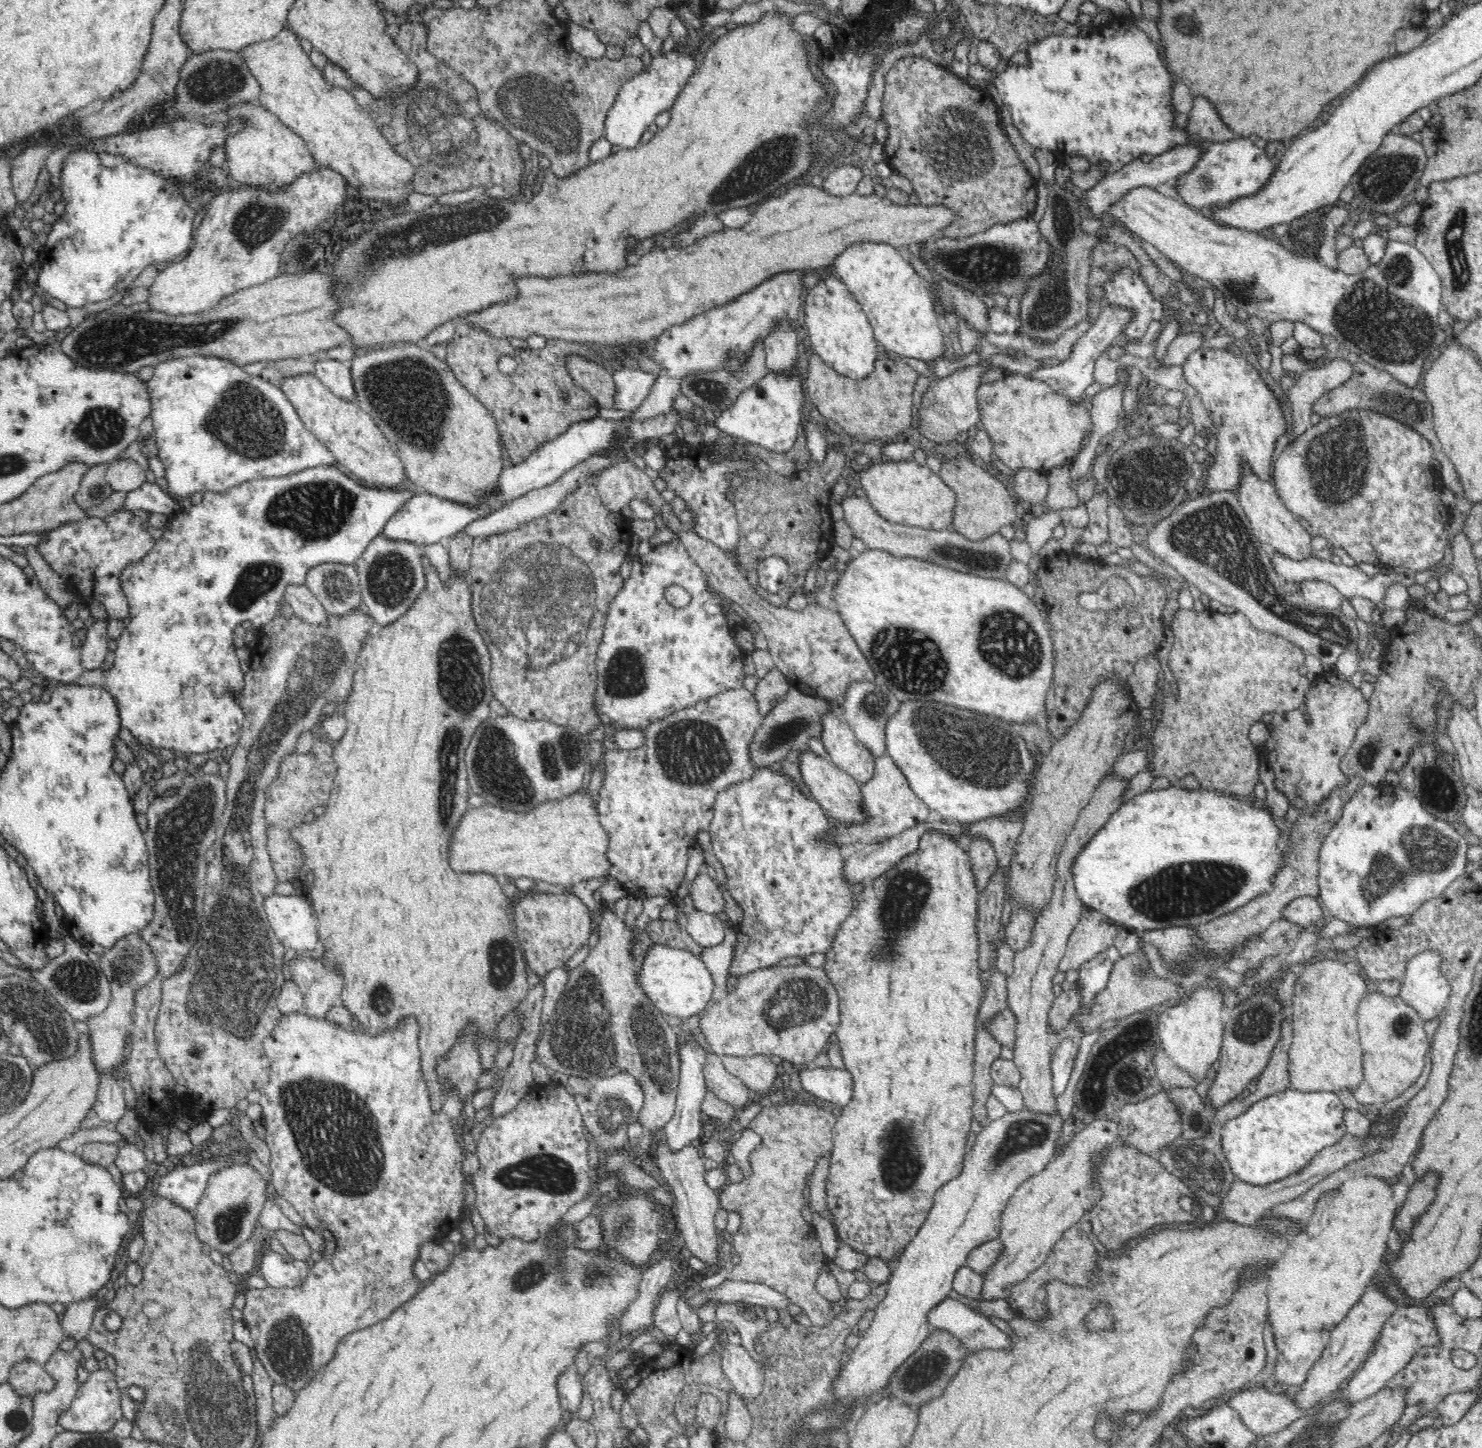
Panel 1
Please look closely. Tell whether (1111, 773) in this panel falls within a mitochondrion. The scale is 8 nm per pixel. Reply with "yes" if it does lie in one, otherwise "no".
no

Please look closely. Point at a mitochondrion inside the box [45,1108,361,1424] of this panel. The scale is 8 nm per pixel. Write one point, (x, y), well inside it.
(288, 1347)

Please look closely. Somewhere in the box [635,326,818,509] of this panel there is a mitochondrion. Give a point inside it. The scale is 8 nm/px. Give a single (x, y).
(712, 390)

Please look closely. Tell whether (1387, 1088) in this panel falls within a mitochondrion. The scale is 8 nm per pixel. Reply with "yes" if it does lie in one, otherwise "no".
no

